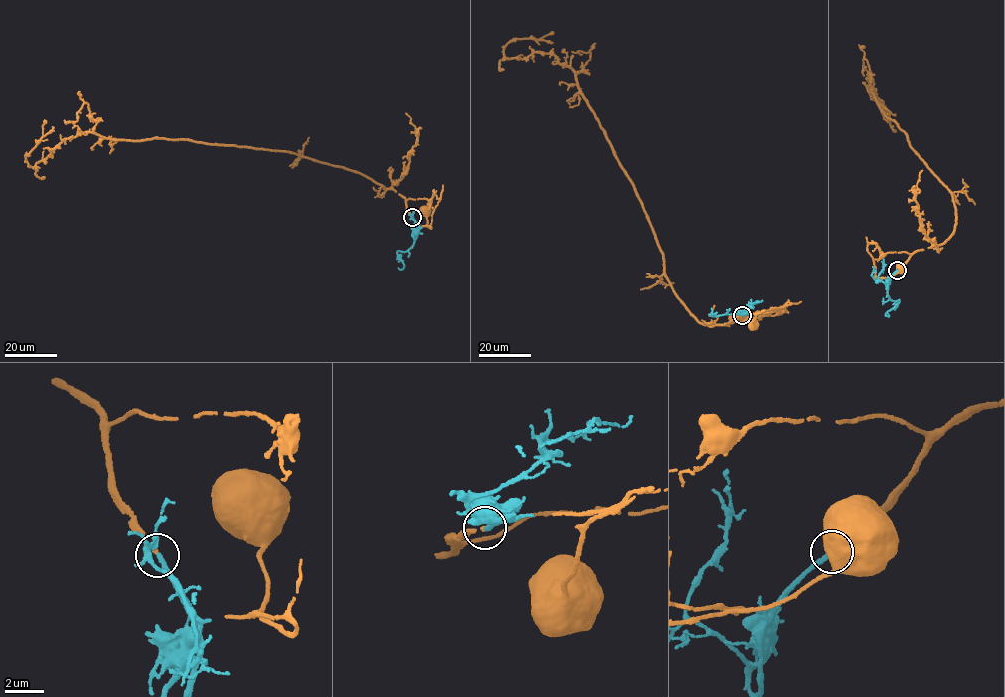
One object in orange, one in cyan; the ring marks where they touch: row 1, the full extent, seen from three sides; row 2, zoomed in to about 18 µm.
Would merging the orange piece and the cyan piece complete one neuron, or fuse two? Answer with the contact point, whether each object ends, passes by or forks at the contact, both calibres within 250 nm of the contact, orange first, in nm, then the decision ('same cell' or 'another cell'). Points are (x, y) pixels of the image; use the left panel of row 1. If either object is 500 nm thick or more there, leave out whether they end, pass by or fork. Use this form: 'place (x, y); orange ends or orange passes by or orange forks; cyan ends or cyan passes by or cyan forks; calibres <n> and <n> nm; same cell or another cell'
place (412, 217); orange ends; cyan ends; calibres 120 and 260 nm; same cell

